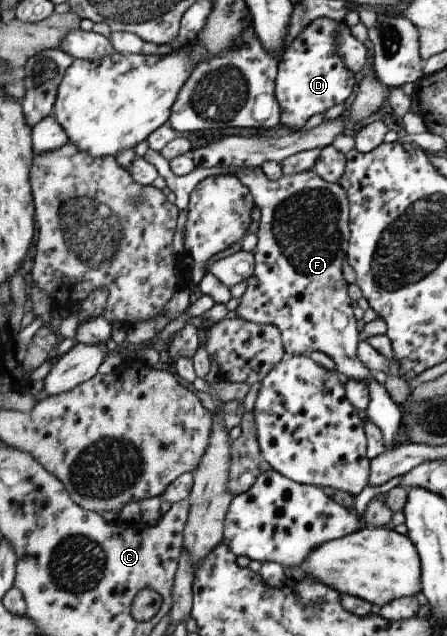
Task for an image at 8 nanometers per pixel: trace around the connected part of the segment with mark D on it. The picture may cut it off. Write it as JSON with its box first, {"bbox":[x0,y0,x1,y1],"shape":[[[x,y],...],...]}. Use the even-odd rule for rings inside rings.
{"bbox":[274,17,355,132],"shape":[[[328,17],[314,18],[281,55],[274,90],[280,105],[280,123],[291,132],[301,131],[313,115],[345,103],[355,89],[355,74],[345,67],[343,57],[337,53],[337,27],[339,22]]]}

